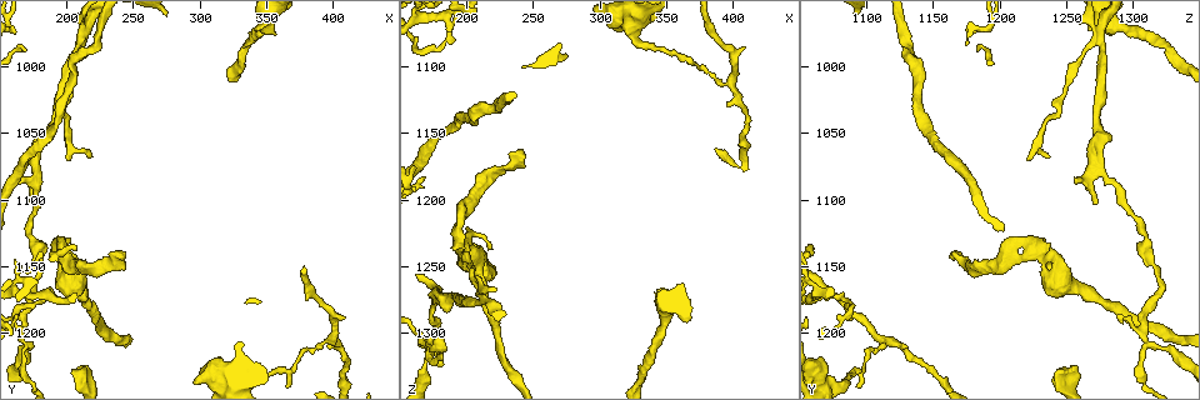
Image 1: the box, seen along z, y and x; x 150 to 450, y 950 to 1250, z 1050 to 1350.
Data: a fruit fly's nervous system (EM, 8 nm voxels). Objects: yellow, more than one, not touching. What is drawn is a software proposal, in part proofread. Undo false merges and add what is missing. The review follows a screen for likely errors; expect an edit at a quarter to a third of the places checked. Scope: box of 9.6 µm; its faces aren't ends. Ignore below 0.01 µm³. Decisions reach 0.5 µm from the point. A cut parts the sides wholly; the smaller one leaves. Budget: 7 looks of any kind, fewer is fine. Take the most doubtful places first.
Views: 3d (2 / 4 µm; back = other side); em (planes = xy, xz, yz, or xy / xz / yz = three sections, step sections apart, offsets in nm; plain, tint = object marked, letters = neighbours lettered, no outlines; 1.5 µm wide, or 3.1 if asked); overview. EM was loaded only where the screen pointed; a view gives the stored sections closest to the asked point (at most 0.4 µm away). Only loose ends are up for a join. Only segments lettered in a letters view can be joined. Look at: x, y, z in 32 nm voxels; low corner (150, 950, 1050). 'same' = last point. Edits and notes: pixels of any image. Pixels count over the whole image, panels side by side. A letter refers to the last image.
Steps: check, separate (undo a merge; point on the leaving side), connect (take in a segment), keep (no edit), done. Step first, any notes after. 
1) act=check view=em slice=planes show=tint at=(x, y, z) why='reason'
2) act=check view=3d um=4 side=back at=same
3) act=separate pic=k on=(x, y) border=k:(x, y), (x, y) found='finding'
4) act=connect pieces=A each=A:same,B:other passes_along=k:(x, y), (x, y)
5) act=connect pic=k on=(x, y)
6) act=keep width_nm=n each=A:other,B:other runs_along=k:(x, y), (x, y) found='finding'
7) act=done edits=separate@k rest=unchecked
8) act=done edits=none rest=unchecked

act=check view=em slice=planes show=letters at=(234, 1138, 1162) why='an open end'

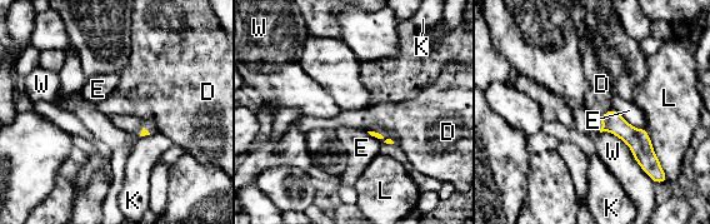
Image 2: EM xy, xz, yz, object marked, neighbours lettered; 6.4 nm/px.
act=keep each=D:other,E:other,K:other,L:other,W:other runs_along=2:(604, 118), (616, 124), (649, 157) found='none of them fits'

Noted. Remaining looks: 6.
act=check view=em slice=planes show=letters at=(170, 1208, 1310) why='abrupt turn'

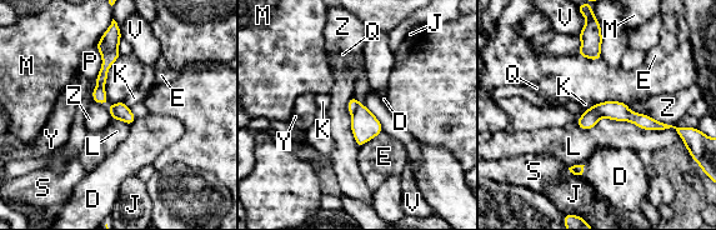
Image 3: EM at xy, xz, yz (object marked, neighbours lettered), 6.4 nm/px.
act=separate pic=3 on=(614, 110) longest_contact=L:650nm each=D:other,E:other,J:other,K:other,L:other,M:other,P:other,Q:other,S:other,V:other,Y:other,Z:other found='a second neuron is stuck on'

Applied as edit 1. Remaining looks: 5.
act=done edits=separate@3 rest=unchecked

